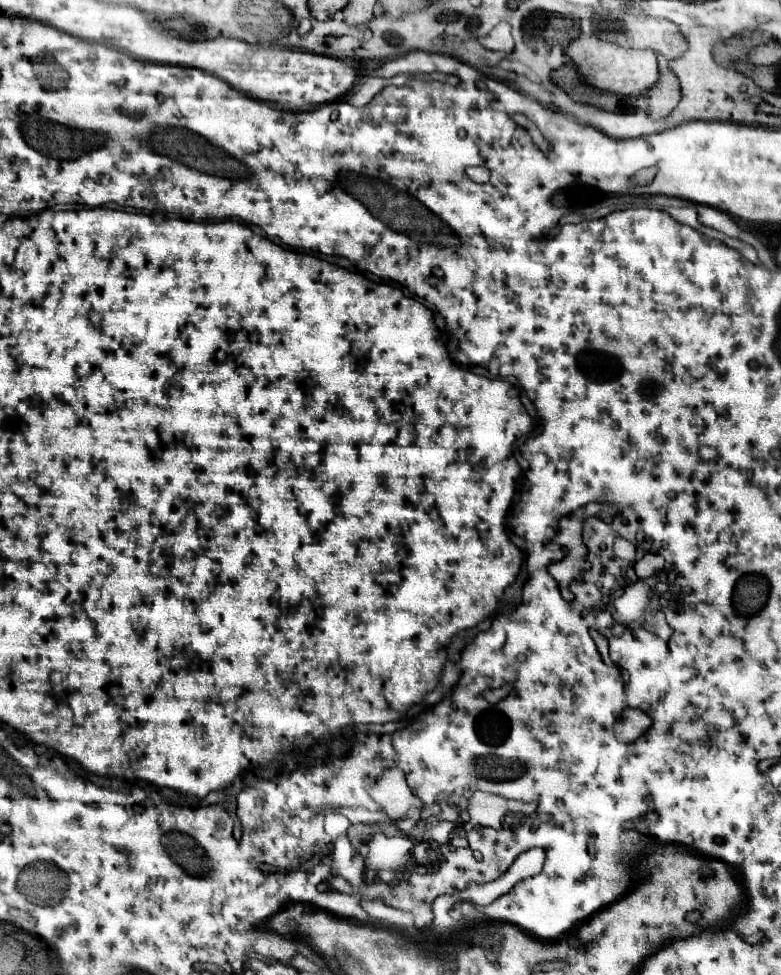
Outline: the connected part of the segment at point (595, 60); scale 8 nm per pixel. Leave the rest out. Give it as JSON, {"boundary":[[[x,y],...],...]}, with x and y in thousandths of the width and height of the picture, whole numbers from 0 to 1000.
{"boundary":[[[743,36],[735,42],[730,42],[722,54],[732,58],[740,73],[750,79],[755,87],[791,97],[817,97],[825,91],[835,89],[843,81],[840,54],[832,50],[802,50],[789,44],[771,42],[761,36]]]}

